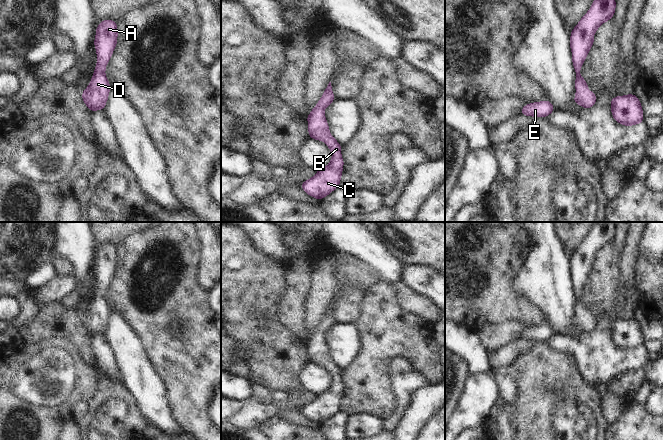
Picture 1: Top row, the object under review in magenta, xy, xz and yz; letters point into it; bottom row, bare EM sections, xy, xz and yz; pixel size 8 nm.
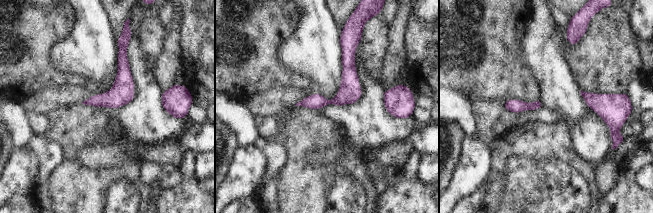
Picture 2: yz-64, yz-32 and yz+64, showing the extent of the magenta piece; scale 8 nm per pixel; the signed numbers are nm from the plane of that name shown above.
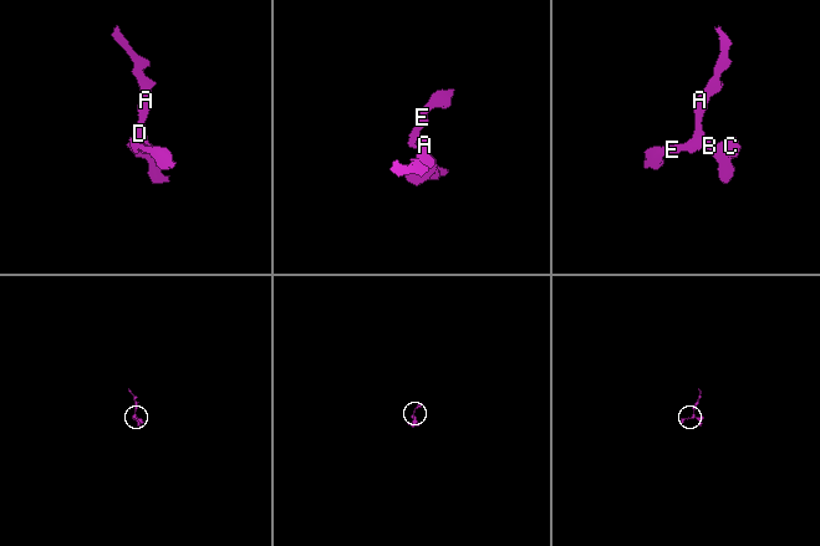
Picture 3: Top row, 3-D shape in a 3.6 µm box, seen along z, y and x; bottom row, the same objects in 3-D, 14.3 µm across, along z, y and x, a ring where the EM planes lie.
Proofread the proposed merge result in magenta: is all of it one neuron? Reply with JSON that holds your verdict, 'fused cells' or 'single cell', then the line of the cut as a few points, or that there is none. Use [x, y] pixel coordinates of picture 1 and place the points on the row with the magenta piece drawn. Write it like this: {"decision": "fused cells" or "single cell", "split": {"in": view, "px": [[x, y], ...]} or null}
{"decision": "single cell", "split": null}

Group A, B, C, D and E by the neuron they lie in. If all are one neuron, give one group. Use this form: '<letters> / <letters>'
A B C D E

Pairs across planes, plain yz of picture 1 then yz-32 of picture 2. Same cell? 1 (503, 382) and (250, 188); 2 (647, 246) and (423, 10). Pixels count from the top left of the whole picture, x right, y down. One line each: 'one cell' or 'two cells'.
1: two cells
2: one cell

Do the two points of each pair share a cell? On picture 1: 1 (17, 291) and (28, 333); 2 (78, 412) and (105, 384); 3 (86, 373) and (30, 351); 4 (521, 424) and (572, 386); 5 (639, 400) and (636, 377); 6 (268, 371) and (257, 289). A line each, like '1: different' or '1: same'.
1: different
2: different
3: same
4: same
5: different
6: same

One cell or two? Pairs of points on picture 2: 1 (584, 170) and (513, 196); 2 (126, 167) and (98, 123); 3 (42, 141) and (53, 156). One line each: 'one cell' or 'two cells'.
1: two cells
2: one cell
3: one cell

